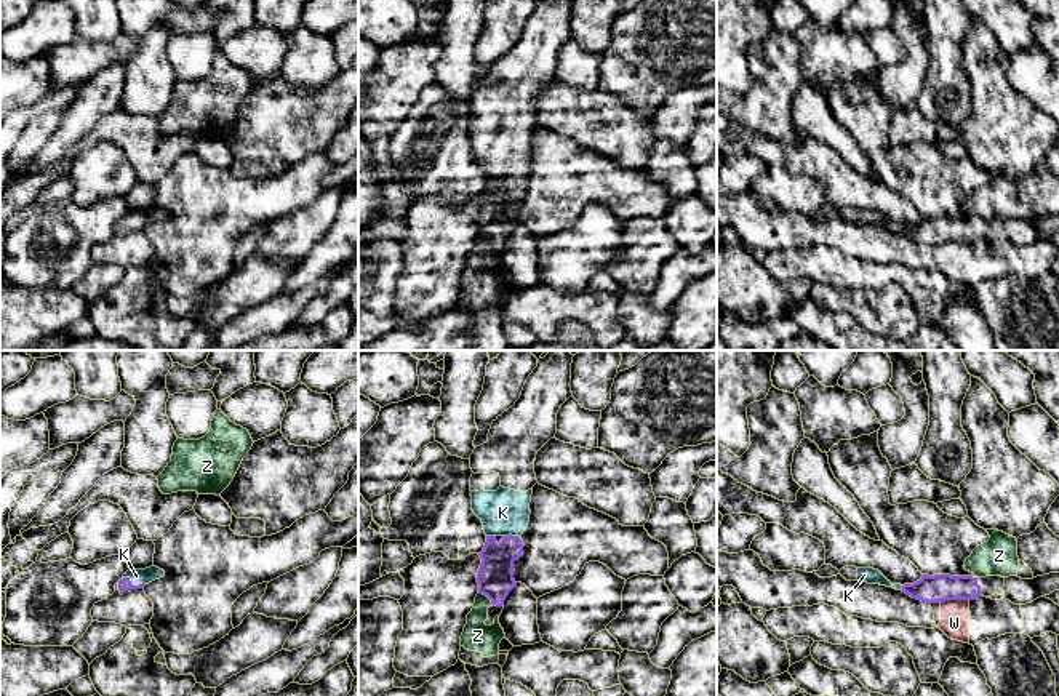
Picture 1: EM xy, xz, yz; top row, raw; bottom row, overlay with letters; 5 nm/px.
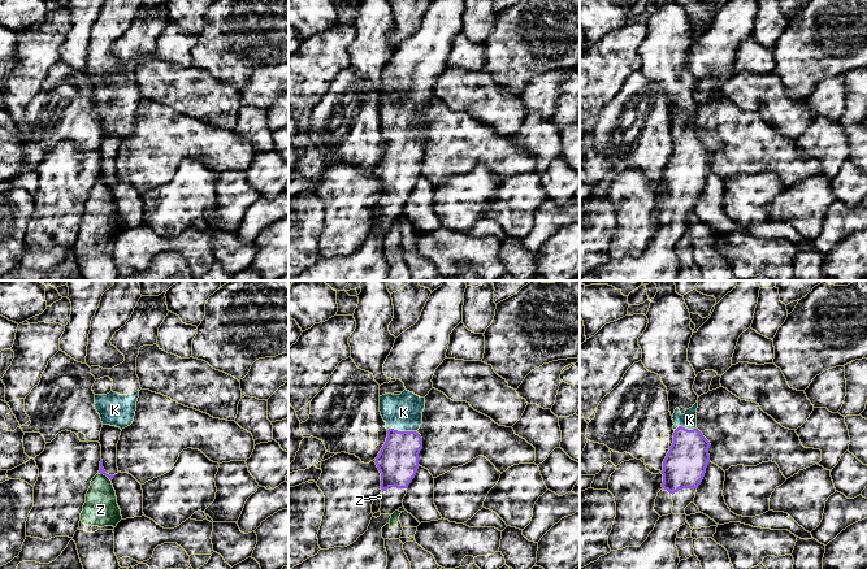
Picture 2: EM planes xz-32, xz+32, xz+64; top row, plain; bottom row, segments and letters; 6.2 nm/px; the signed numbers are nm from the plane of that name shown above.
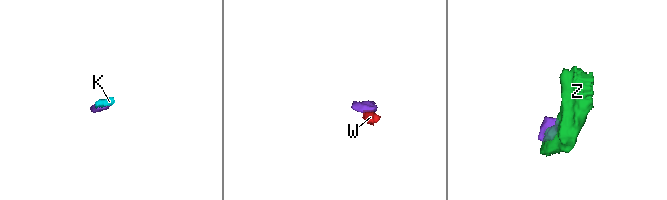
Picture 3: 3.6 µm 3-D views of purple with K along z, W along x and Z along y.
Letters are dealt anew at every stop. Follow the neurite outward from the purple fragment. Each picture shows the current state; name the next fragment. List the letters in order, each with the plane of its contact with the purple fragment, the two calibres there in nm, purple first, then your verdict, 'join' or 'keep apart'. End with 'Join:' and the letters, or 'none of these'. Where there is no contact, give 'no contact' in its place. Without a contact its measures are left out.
K: xy | 60/80 nm | join
W: yz | 140/140 nm | keep apart
Z: xz | 180/150 nm | keep apart
Join: K

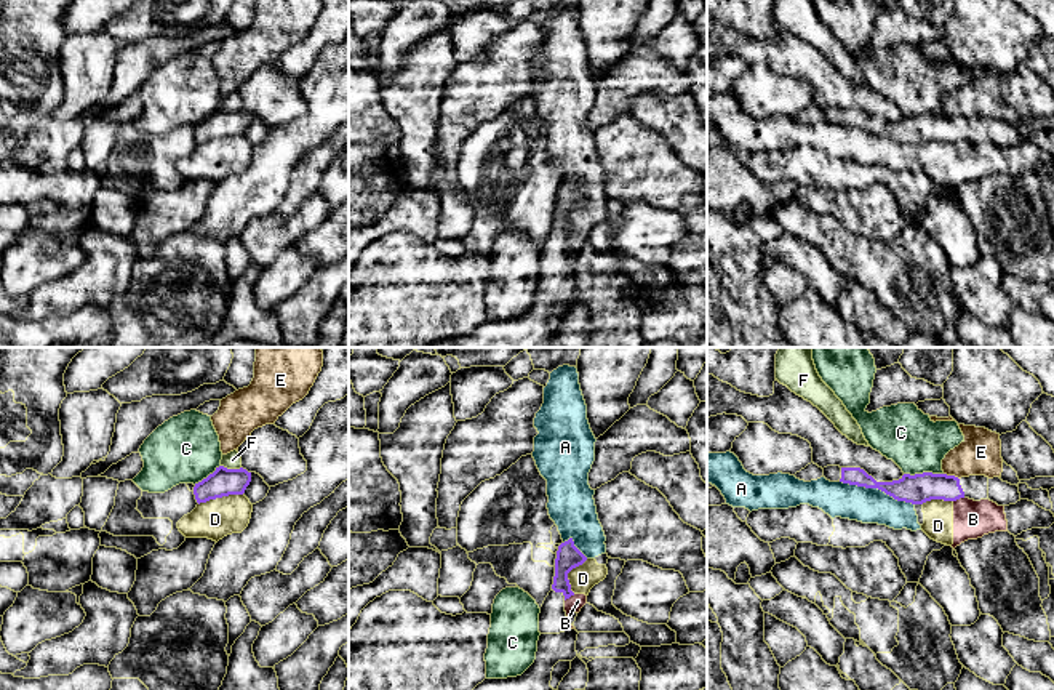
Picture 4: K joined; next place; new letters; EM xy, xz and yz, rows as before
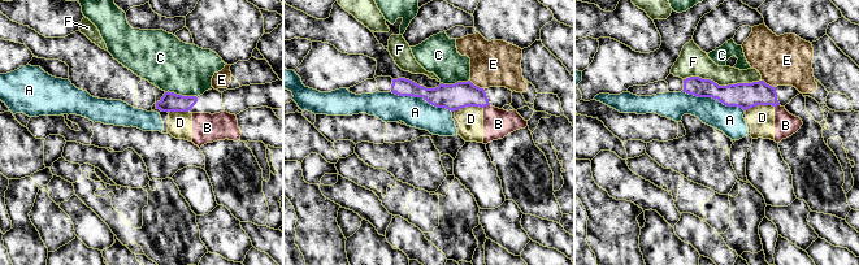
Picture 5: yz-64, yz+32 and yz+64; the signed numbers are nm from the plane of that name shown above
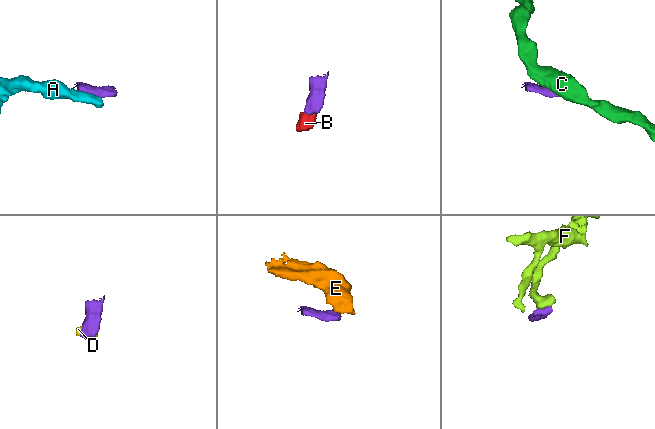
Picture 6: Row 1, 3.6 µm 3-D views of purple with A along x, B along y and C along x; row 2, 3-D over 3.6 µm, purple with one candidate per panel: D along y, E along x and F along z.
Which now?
A: yz | 150/180 nm | keep apart
B: yz | 150/190 nm | keep apart
C: yz | 150/280 nm | keep apart
D: xy | 140/200 nm | keep apart
E: yz | 150/200 nm | keep apart
F: xy | 140/90 nm | keep apart
Join: none of these

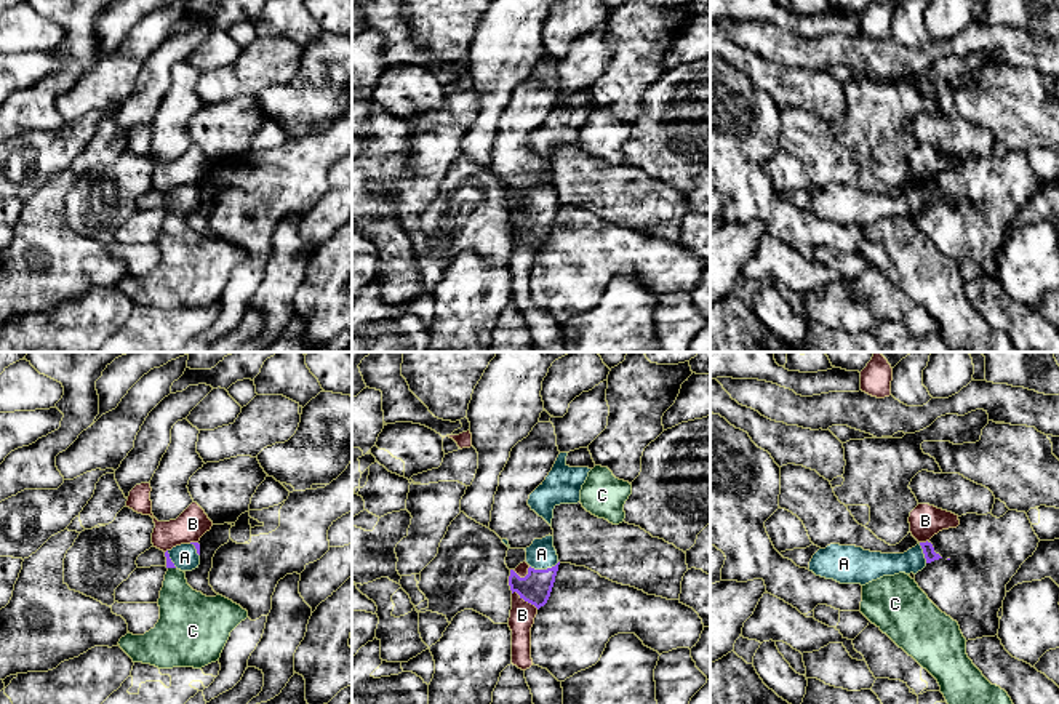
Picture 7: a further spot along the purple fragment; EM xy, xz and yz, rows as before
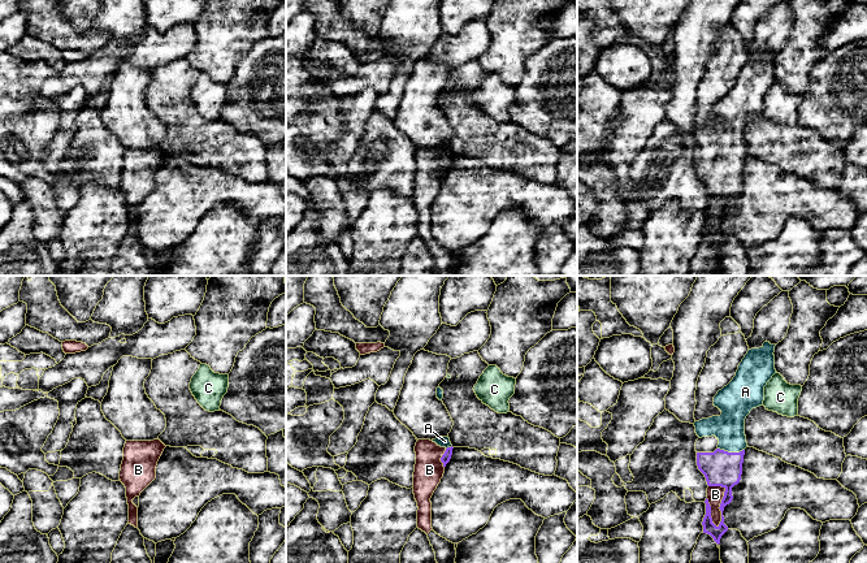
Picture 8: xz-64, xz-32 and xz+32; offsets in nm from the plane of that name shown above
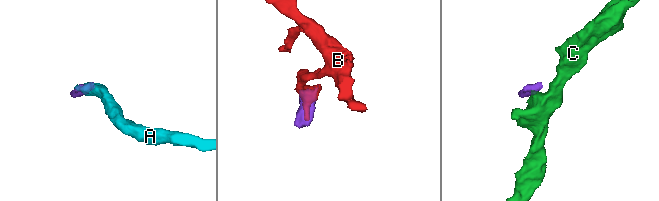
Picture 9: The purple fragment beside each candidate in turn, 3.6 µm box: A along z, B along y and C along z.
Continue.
A: xz | 160/150 nm | join
B: xz | 160/130 nm | keep apart
C: xy | 40/260 nm | keep apart
Join: A

